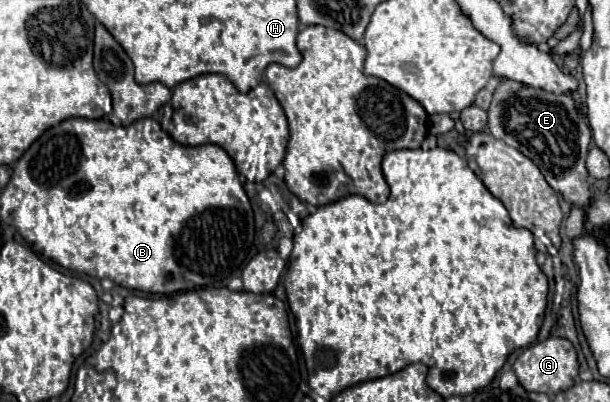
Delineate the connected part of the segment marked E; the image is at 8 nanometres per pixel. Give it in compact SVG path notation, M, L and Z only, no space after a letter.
M502 79L494 93L492 105L488 109L488 127L496 139L522 151L530 157L540 173L546 177L554 191L560 191L568 205L588 207L592 199L592 189L586 183L586 155L588 143L592 139L590 127L582 121L576 111L572 95L552 95L534 89L534 95L520 95L522 83Z

